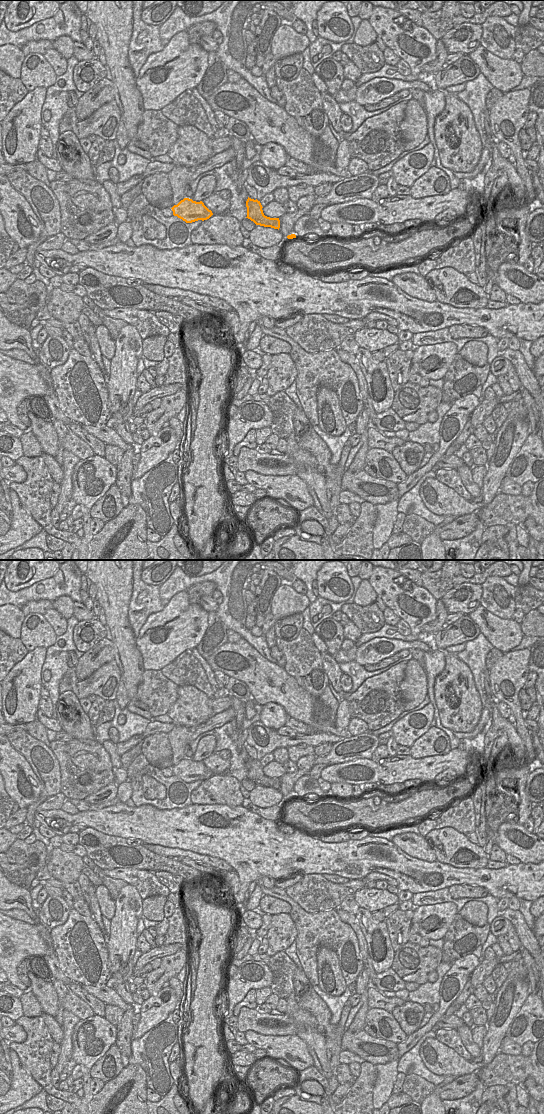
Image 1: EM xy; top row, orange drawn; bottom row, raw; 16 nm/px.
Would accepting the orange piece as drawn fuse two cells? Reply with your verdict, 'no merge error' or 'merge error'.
merge error

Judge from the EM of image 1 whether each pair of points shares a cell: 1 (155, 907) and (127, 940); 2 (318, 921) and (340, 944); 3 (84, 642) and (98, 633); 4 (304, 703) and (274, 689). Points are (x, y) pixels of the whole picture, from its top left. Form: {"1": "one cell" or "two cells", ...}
{"1": "two cells", "2": "one cell", "3": "one cell", "4": "one cell"}

